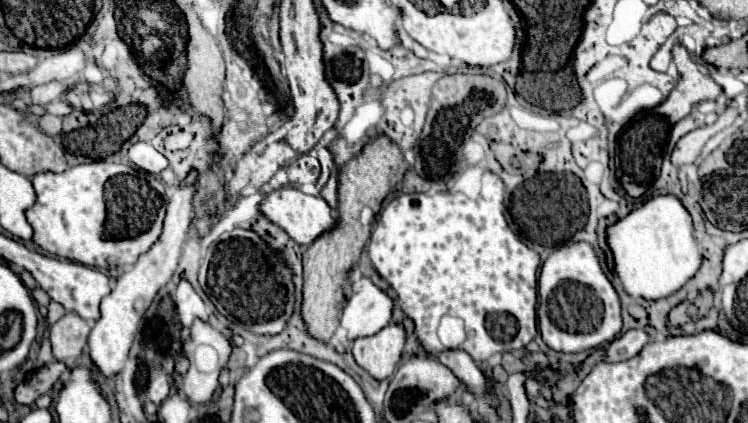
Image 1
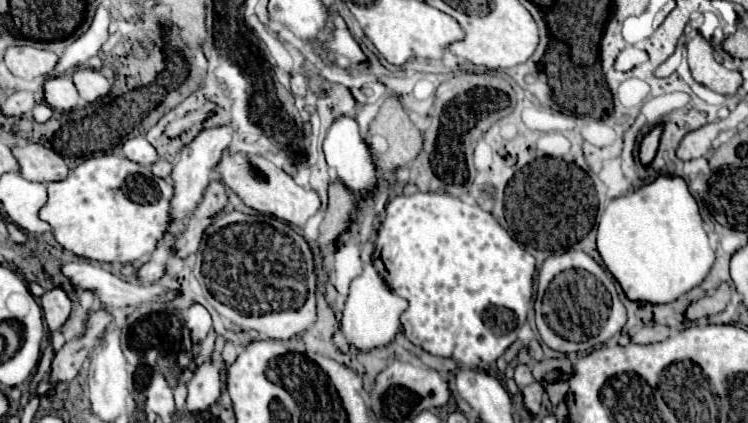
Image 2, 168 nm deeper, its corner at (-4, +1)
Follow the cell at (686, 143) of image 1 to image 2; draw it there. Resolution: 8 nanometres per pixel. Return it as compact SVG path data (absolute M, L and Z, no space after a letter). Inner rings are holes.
M706 124L702 128L698 128L698 130L688 132L682 138L682 142L680 142L678 150L676 150L676 156L680 160L684 160L684 162L706 156L710 152L712 140L718 136L718 132L720 132L720 124Z

